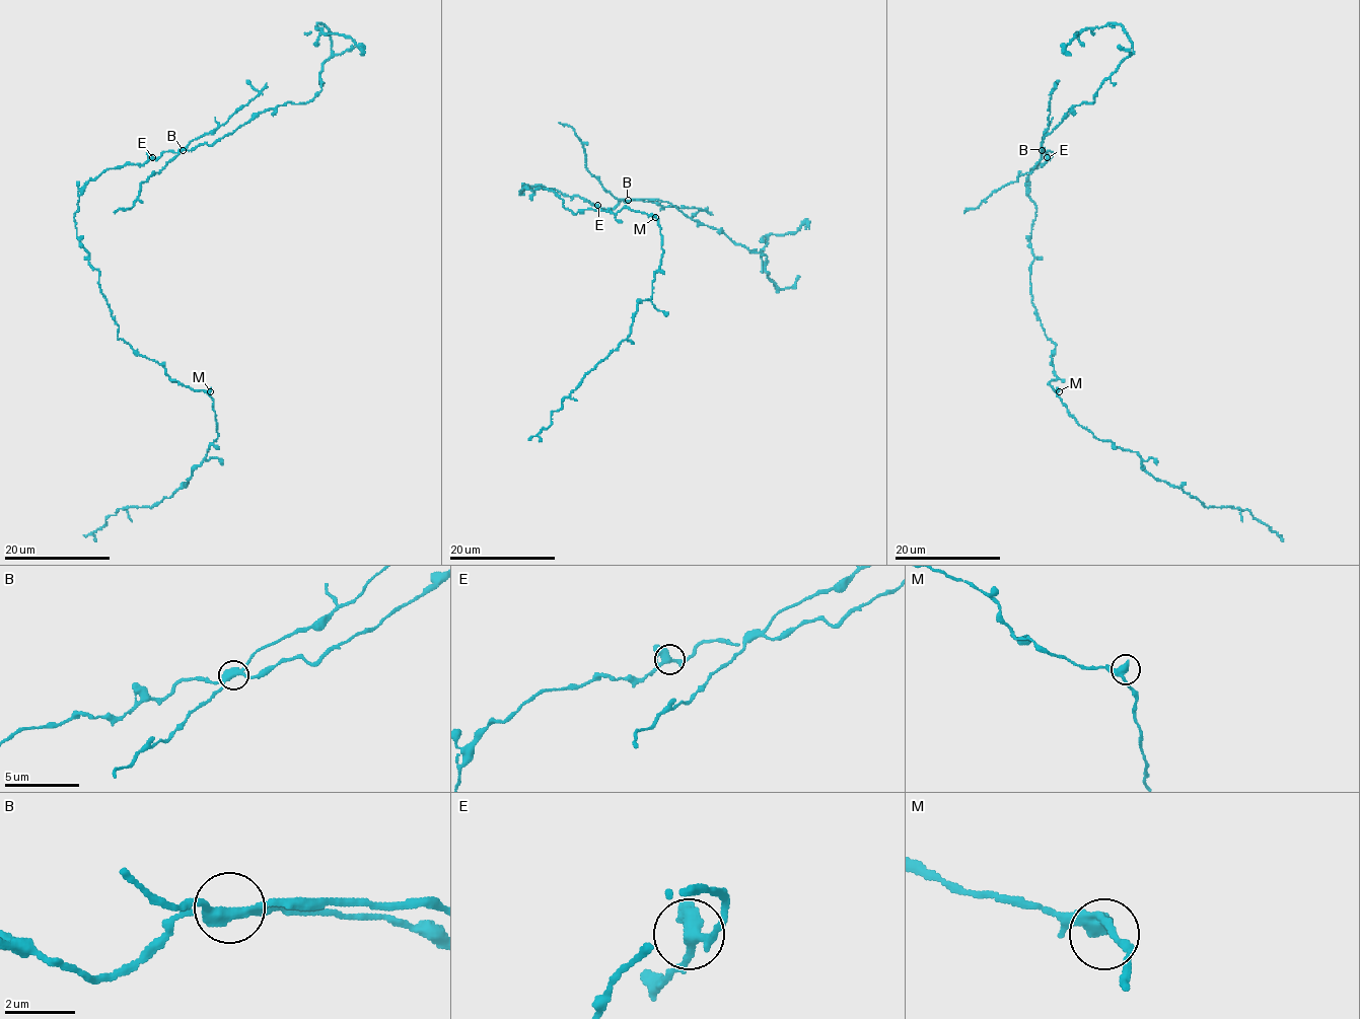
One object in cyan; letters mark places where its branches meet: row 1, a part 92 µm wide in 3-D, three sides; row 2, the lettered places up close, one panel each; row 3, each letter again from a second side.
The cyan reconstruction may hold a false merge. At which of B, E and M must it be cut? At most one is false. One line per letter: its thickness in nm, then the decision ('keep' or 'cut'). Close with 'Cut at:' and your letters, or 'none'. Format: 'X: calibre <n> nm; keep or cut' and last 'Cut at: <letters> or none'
B: calibre 320 nm; cut
E: calibre 340 nm; keep
M: calibre 320 nm; keep
Cut at: B

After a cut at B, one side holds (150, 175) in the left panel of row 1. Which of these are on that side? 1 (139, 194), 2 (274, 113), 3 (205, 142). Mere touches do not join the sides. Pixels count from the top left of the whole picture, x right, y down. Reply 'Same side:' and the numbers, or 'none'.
Same side: 1

